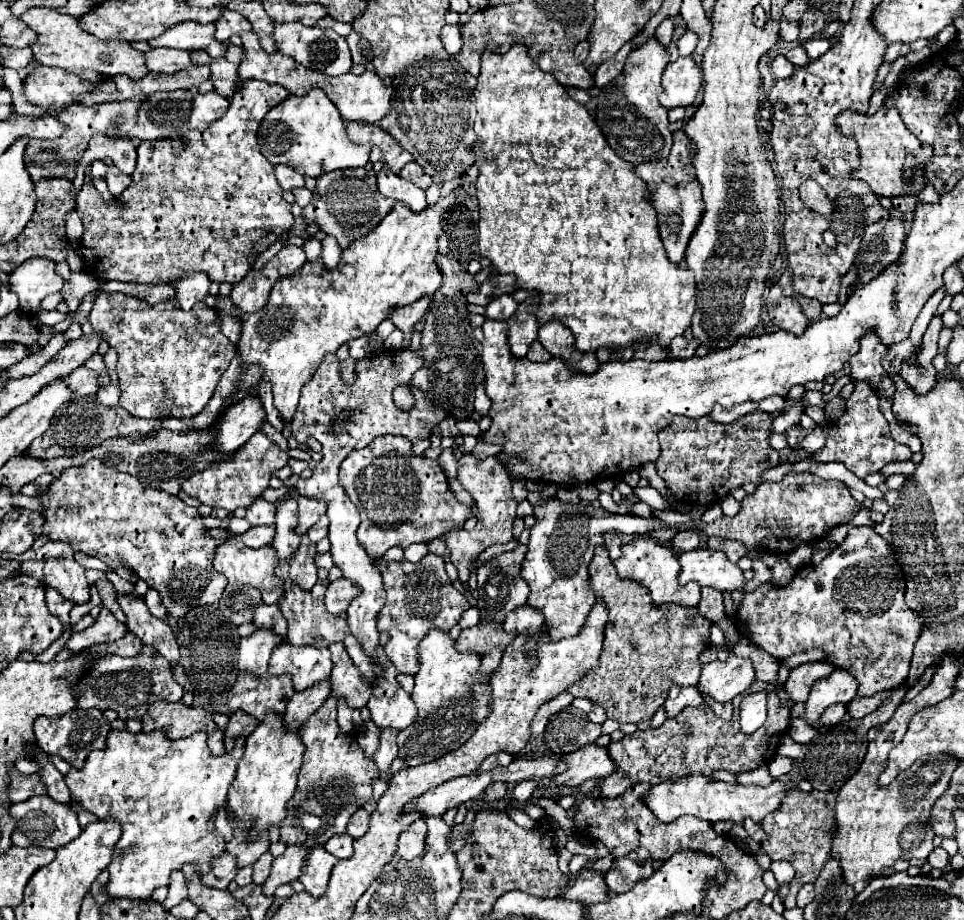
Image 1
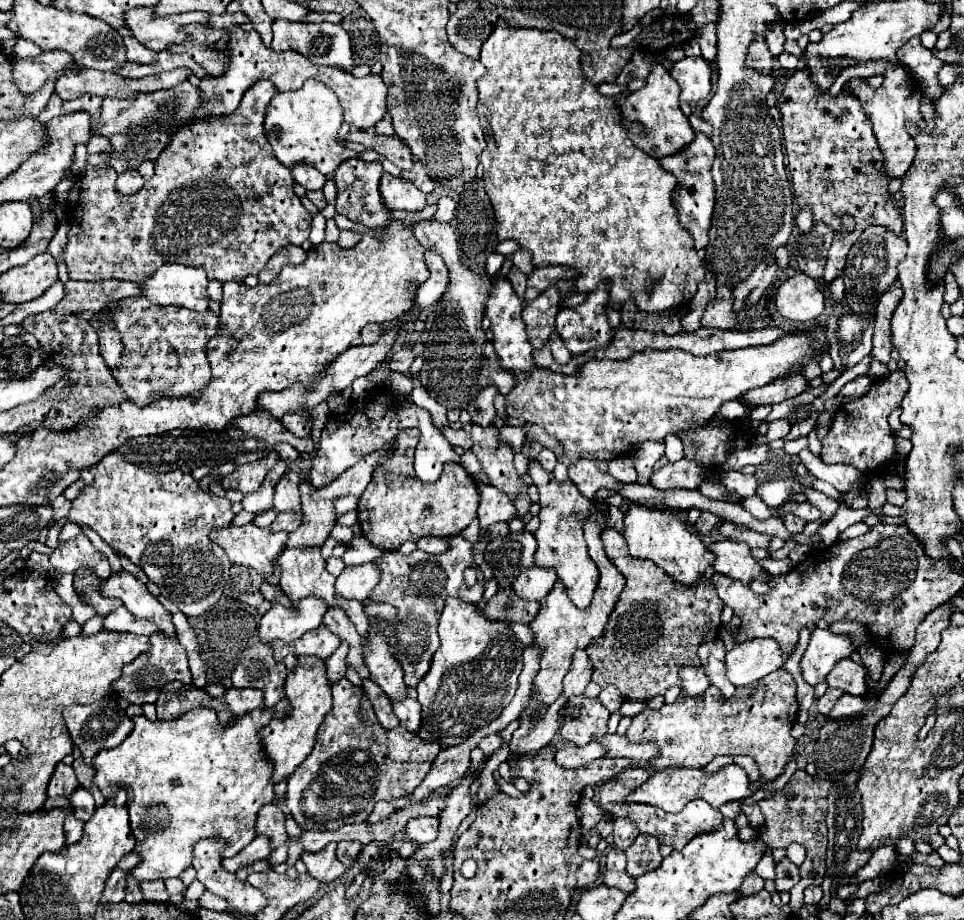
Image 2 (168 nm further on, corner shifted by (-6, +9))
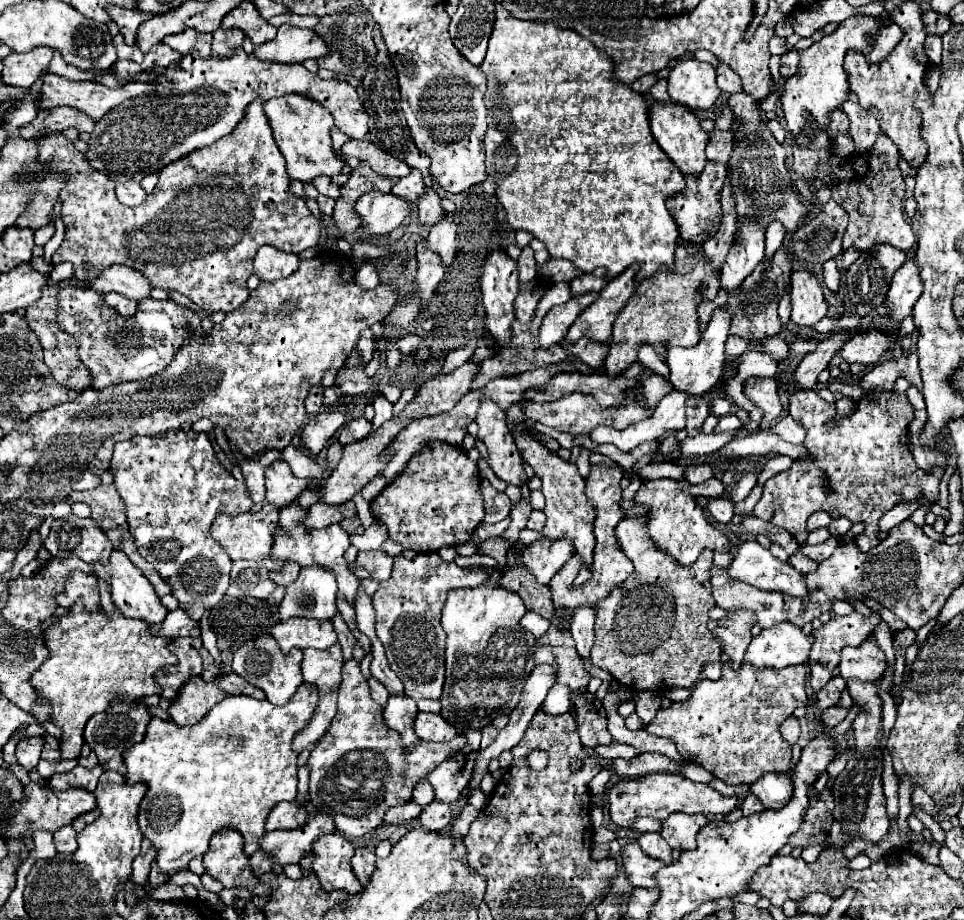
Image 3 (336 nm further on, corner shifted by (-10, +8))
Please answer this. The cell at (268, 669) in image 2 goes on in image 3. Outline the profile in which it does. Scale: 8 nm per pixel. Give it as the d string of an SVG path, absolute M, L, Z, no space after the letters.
M264 633L260 637L256 635L256 639L252 639L250 657L246 657L246 653L244 653L244 657L238 655L238 657L232 659L232 669L240 677L244 677L248 683L260 687L274 705L284 705L292 699L296 689L304 681L302 675L300 675L300 661L302 661L302 651L300 649L292 649L288 653L282 653L276 639L272 639L270 633Z

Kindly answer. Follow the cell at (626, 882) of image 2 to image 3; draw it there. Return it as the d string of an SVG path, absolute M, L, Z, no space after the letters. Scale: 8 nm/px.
M630 843L624 847L622 863L628 873L628 879L636 887L646 887L646 889L656 887L656 873L658 873L658 869L662 869L662 865L666 865L666 863L660 863L658 859L644 855L644 851L640 851L638 843Z

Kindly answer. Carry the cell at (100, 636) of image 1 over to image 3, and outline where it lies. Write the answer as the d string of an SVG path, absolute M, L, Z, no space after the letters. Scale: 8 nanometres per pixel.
M176 609L176 611L170 611L158 627L152 625L150 631L154 635L168 637L168 639L174 639L174 637L200 637L200 621L190 619L182 609Z

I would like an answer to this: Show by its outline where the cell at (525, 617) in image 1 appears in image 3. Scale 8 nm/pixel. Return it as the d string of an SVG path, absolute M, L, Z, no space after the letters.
M540 537L534 543L530 543L522 553L524 565L540 583L548 583L570 557L572 545L568 543L568 539L546 537Z

